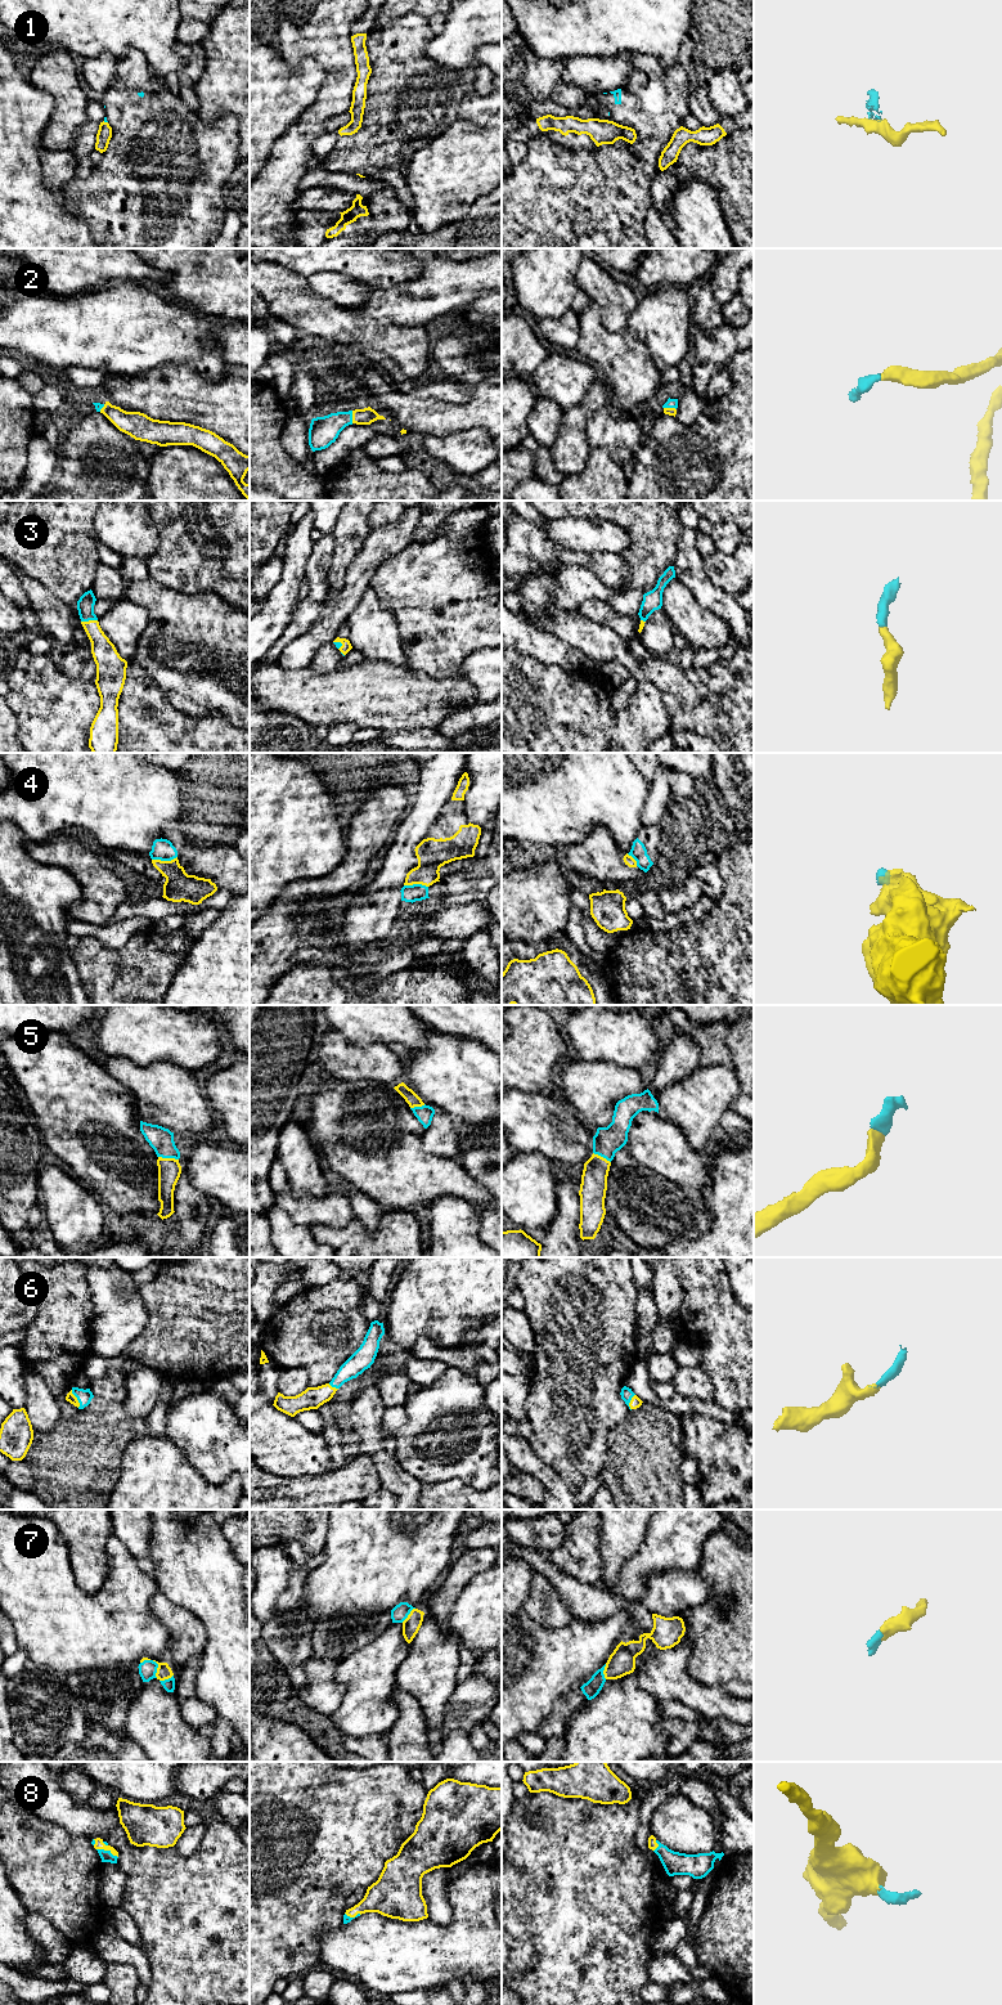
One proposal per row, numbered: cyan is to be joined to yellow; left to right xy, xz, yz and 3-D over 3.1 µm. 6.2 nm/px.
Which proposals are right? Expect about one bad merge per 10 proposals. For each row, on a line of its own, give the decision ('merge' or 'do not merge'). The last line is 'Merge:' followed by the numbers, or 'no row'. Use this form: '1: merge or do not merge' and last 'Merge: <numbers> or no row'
1: do not merge
2: merge
3: merge
4: merge
5: merge
6: merge
7: merge
8: merge
Merge: 2, 3, 4, 5, 6, 7, 8

